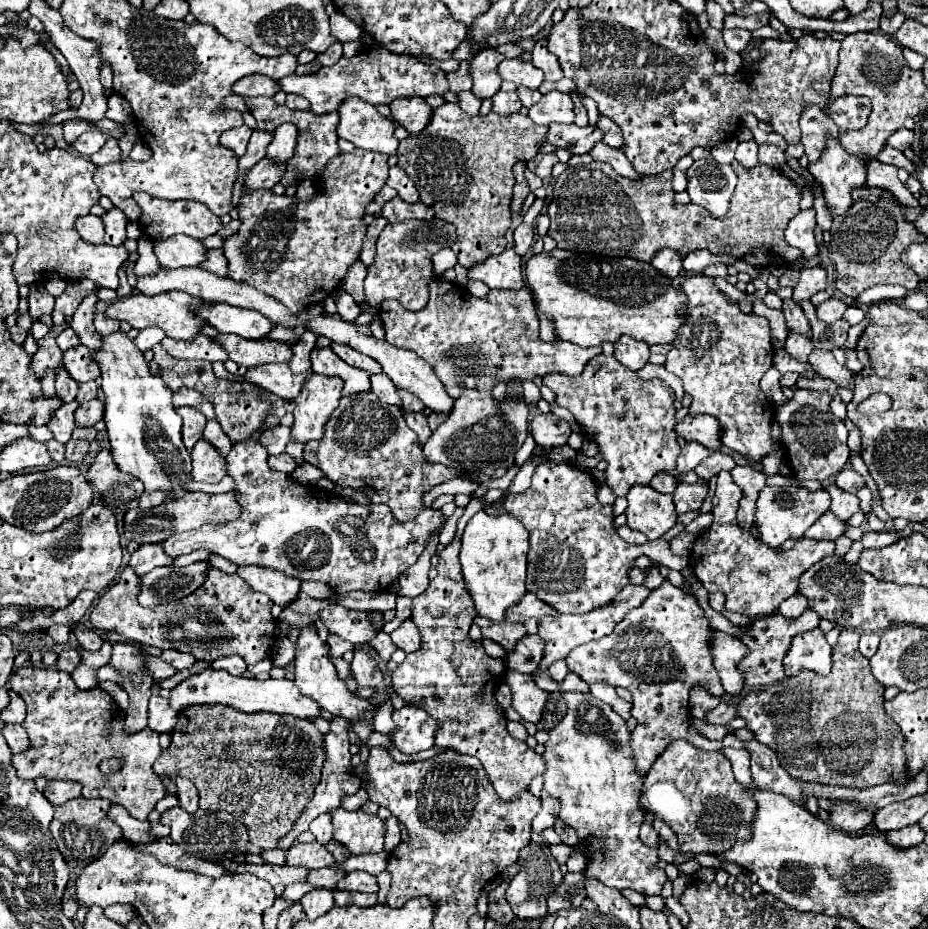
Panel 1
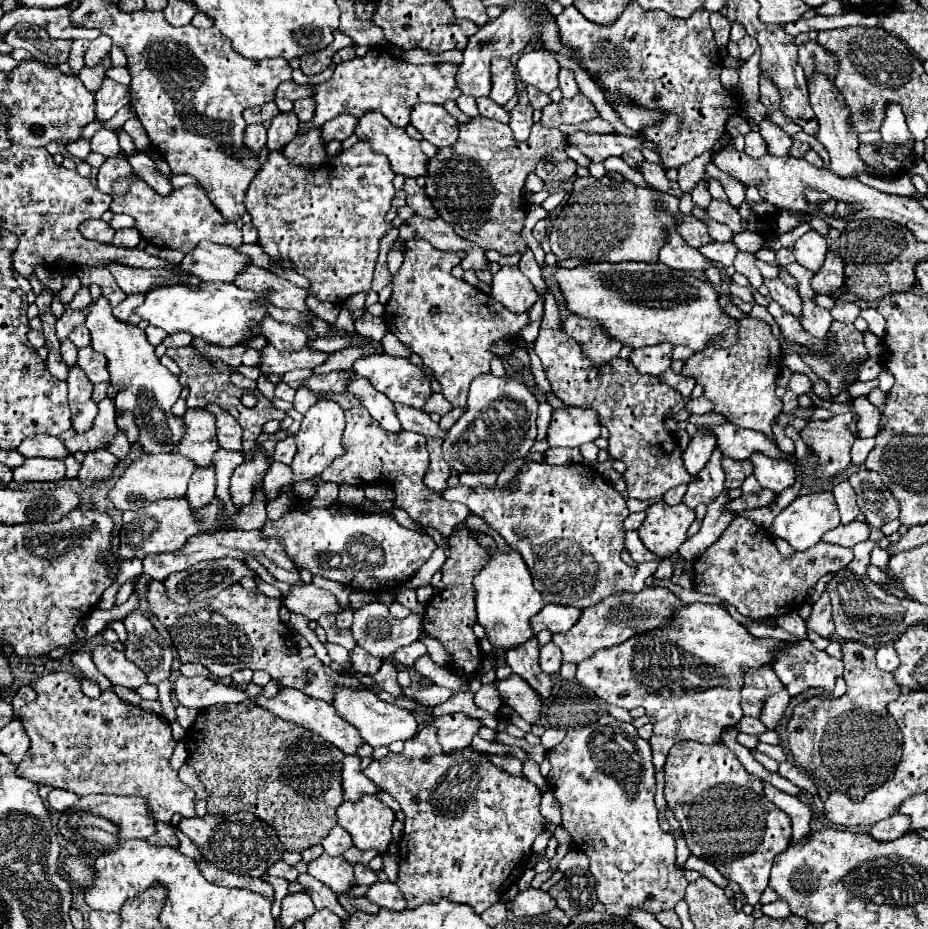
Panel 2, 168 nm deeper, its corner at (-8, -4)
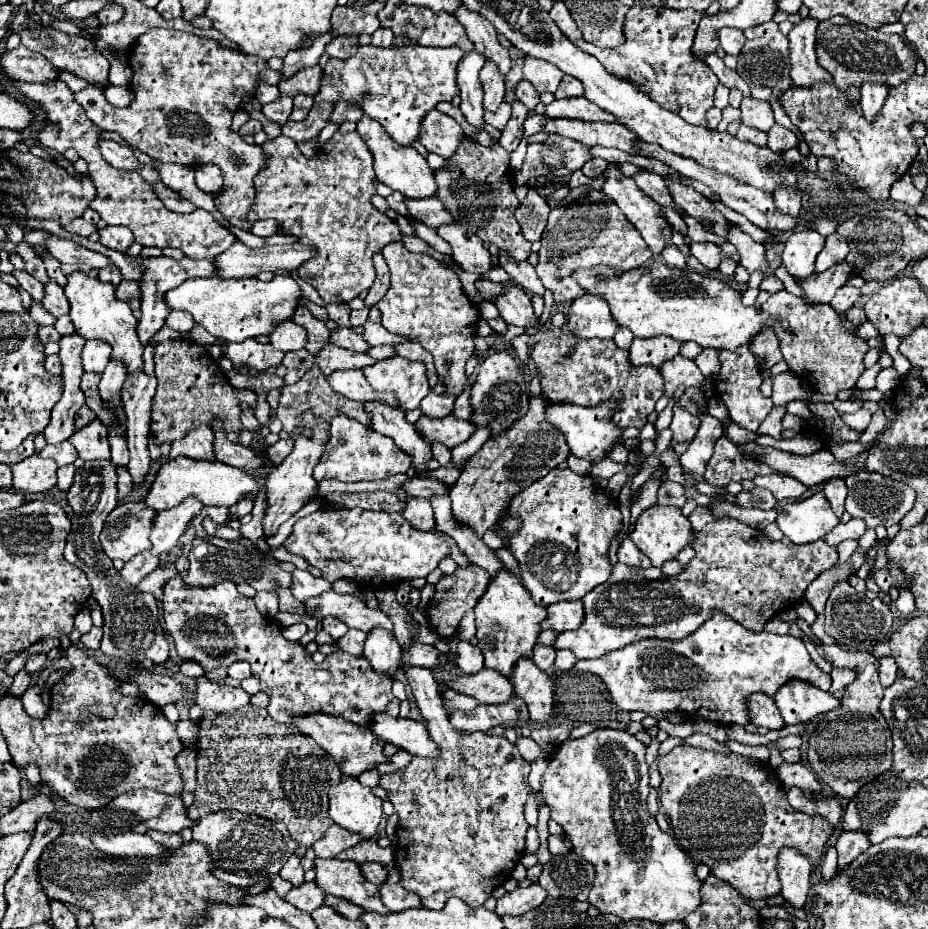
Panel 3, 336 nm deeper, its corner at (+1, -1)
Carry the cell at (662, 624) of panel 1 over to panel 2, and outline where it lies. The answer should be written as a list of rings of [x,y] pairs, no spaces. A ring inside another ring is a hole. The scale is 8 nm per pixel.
[[[689,604],[675,612],[673,626],[635,636],[609,650],[599,650],[593,658],[579,662],[577,680],[601,700],[621,706],[625,710],[643,706],[645,712],[657,720],[649,744],[653,748],[653,764],[657,770],[661,770],[673,744],[681,740],[717,744],[721,742],[721,732],[725,728],[739,724],[739,720],[743,718],[741,686],[745,670],[757,666],[771,666],[777,650],[785,650],[785,642],[751,636],[745,626],[733,620],[723,606]]]

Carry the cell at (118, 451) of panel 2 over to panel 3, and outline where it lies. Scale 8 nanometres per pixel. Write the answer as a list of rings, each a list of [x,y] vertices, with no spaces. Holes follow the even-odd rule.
[[[119,467],[117,469],[117,475],[118,475],[117,499],[122,499],[131,491],[131,488],[132,488],[132,478],[131,478],[131,476],[130,476],[130,474],[128,472],[127,467]]]

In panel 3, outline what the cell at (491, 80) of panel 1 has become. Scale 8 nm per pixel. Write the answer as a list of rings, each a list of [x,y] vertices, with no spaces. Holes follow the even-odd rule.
[[[486,61],[486,65],[480,71],[480,81],[484,85],[484,109],[496,111],[506,95],[504,77],[498,71],[498,65],[492,61]]]

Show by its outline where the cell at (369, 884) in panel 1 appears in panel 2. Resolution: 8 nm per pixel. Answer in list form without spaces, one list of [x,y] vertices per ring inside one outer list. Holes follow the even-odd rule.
[[[391,882],[373,884],[365,896],[367,896],[367,900],[375,902],[381,908],[389,908],[389,910],[405,910],[407,908],[405,898],[399,892],[397,884],[391,884]]]

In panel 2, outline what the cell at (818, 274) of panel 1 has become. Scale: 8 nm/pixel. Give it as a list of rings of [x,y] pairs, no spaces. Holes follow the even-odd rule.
[[[829,250],[823,266],[815,272],[815,276],[813,276],[813,280],[811,280],[811,286],[813,286],[819,294],[833,292],[833,290],[837,290],[839,286],[843,286],[843,270],[845,270],[845,264],[843,264],[841,254]]]

